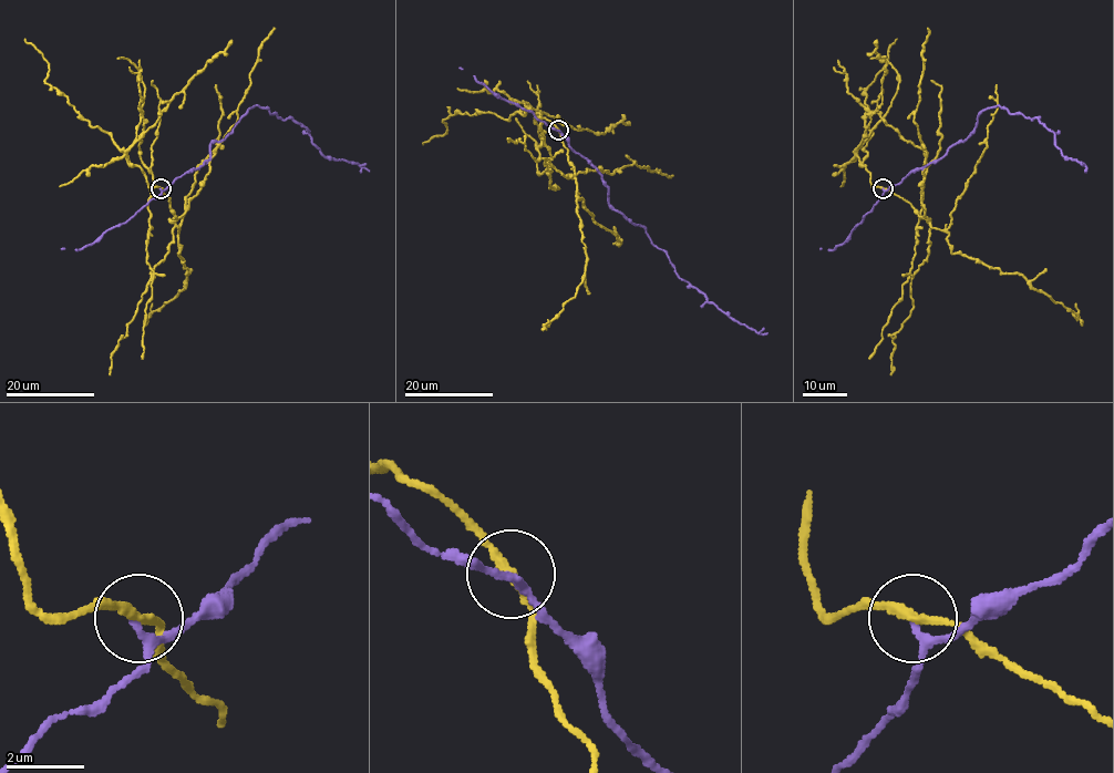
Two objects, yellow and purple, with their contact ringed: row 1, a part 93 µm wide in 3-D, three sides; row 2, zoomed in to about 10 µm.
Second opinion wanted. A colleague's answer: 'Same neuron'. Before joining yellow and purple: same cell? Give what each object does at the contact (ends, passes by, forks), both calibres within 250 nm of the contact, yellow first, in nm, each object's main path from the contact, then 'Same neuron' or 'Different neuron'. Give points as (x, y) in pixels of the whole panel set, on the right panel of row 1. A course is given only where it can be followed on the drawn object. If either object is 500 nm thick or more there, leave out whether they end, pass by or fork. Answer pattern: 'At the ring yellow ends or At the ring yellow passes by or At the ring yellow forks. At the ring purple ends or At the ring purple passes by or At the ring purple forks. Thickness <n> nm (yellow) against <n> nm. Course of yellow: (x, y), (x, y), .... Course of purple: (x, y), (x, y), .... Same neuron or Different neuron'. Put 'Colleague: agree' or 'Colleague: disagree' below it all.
At the ring yellow passes by. At the ring purple passes by. Thickness 220 nm (yellow) against 160 nm. Course of yellow: (883, 188), (872, 186), (856, 150), (880, 116), (925, 151), (928, 166), (941, 137), (941, 88), (931, 81). Course of purple: (883, 188), (937, 162), (997, 105), (1035, 117), (1085, 171). Different neuron
Colleague: disagree

